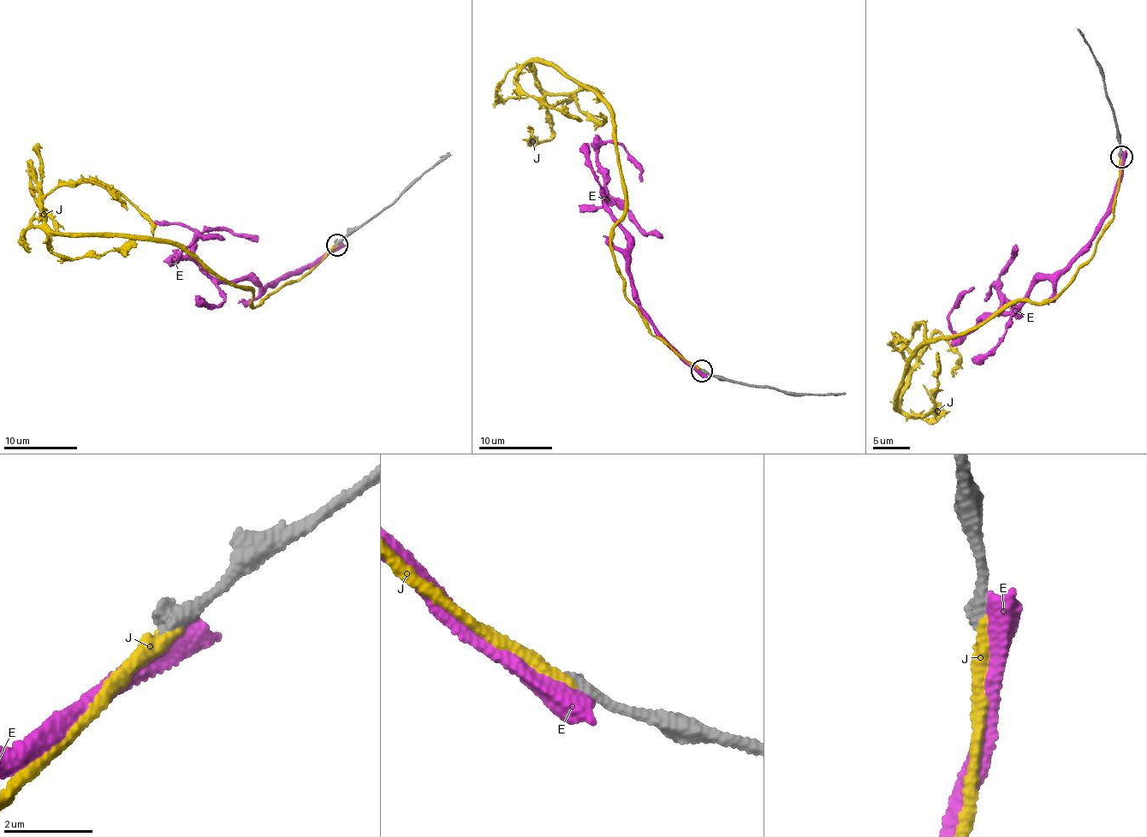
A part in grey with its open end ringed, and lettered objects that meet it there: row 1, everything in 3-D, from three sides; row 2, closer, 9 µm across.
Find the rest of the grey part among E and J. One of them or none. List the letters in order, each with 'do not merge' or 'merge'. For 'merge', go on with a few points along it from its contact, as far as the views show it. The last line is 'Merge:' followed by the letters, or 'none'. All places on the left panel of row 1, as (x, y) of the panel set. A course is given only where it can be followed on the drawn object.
E: do not merge
J: merge; it runs (337, 243), (250, 304), (249, 289), (181, 246), (61, 234), (44, 196), (104, 183), (151, 222), (152, 241)
Merge: J

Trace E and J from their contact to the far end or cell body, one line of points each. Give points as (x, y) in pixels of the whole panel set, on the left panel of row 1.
E: (340, 242), (265, 288), (246, 276), (227, 281), (187, 256), (176, 256), (196, 240), (223, 238)
J: (337, 243), (250, 304), (249, 289), (181, 246), (61, 234), (44, 196), (104, 183), (151, 222), (152, 241)

